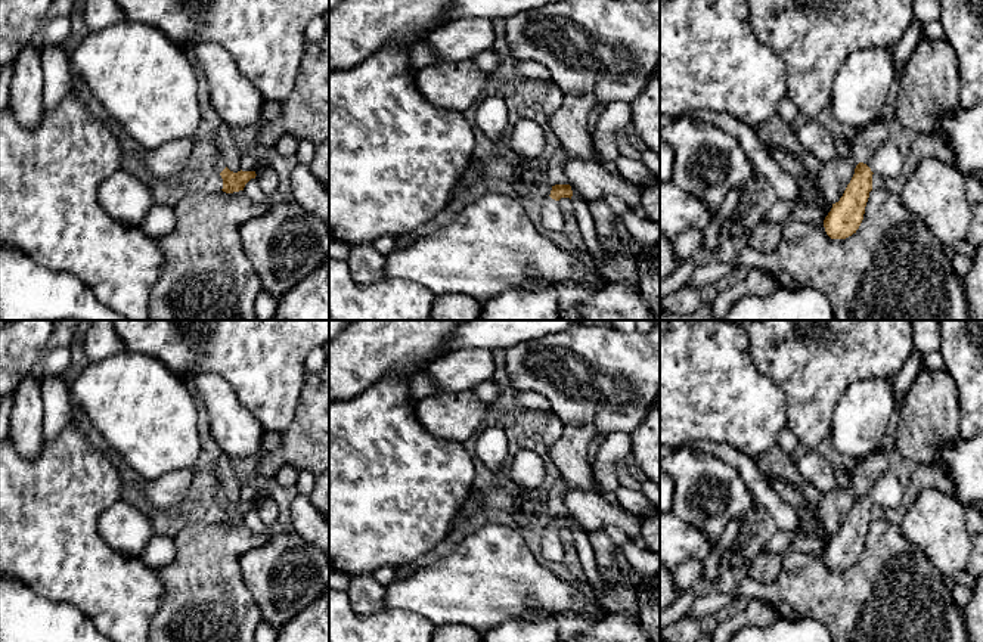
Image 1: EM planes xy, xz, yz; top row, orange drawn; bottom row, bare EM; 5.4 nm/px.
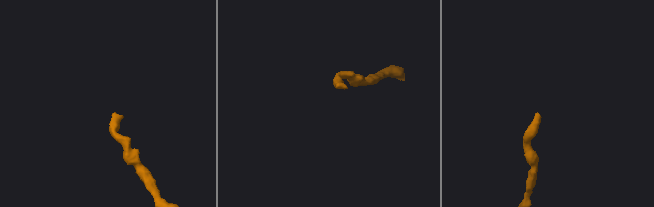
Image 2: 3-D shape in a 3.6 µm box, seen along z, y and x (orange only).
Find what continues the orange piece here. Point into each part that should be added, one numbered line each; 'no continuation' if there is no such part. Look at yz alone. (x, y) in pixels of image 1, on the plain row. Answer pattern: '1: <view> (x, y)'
1: yz (887, 493)

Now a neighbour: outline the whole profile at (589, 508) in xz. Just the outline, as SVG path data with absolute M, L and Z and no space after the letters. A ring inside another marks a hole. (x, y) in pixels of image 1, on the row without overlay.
M565 486L565 505L568 515L587 533L615 525L623 528L630 540L641 534L641 518L607 502L602 493L596 490L580 490Z

